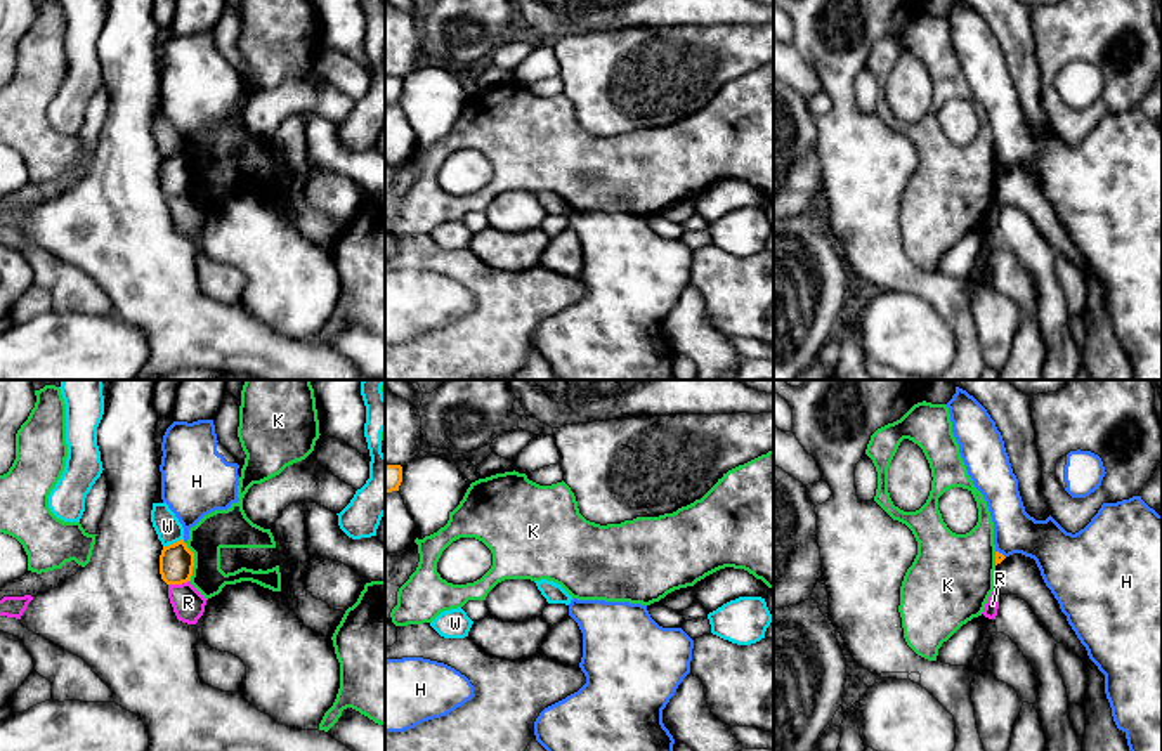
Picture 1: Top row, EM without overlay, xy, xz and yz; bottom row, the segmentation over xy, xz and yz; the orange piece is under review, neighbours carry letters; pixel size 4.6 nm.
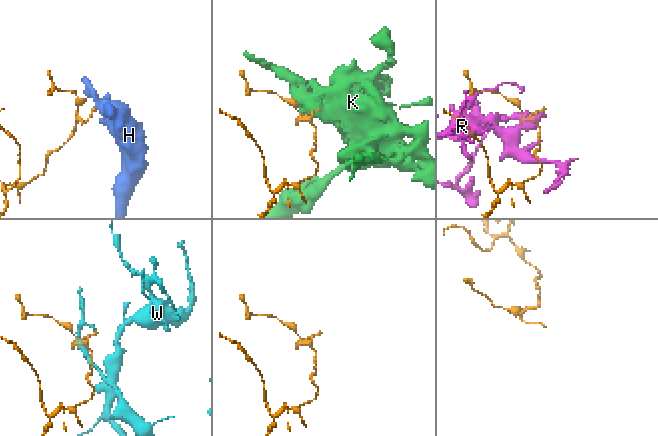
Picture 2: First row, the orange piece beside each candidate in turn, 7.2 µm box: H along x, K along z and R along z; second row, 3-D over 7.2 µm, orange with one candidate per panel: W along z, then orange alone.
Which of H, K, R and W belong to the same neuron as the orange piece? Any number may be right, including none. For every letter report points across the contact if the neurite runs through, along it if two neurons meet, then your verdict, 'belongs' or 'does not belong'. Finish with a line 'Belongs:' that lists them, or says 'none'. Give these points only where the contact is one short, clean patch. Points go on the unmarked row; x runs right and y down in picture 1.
H: border yz (996, 162), (1005, 169); does not belong
K: does not belong
R: does not belong
W: border xy (182, 150), (163, 158); does not belong
Belongs: none

